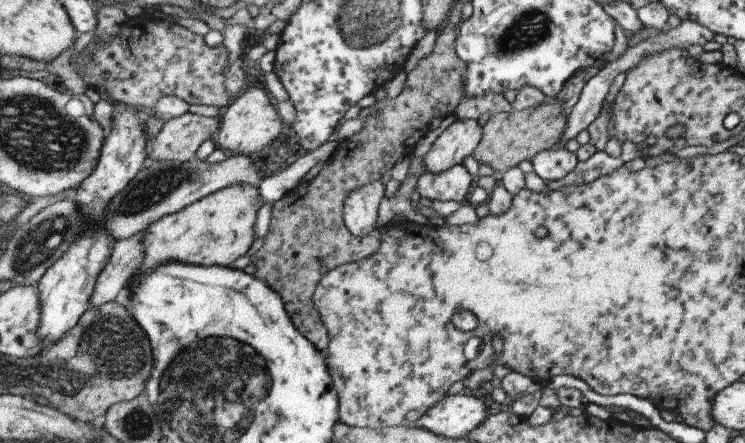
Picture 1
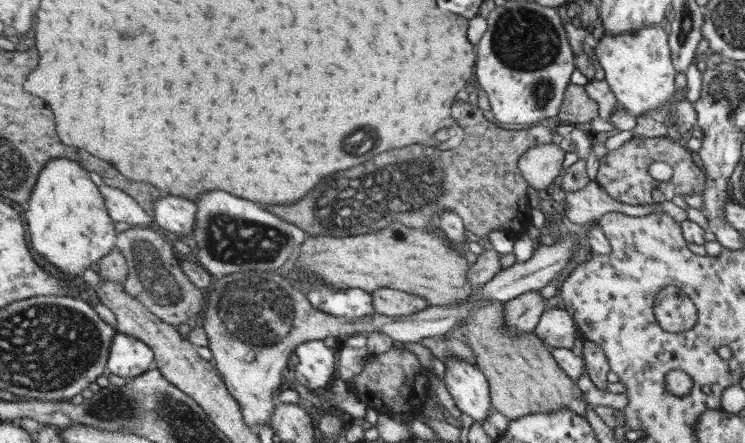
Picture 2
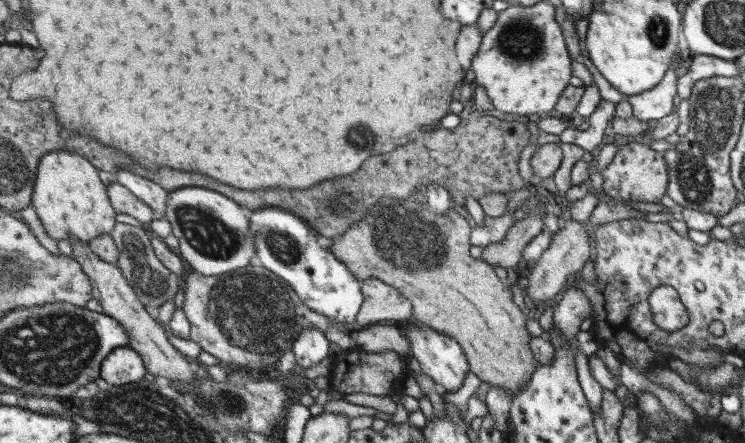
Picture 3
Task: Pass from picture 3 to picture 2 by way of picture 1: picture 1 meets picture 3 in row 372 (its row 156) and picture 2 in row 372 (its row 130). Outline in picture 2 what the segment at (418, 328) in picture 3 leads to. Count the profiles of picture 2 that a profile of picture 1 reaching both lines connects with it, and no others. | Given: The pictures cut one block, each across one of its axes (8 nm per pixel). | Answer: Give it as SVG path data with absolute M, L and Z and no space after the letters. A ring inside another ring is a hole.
M445 360L445 372L441 382L451 394L455 406L473 418L473 422L483 424L487 420L487 408L491 406L489 382L483 372L463 360Z

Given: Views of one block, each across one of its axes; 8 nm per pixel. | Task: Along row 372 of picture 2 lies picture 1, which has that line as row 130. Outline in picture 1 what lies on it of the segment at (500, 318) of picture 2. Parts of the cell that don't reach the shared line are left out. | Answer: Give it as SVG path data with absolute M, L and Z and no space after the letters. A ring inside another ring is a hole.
M547 100L531 110L511 110L505 114L493 114L483 126L483 140L475 148L475 160L479 164L489 164L495 170L495 176L505 174L511 168L517 168L521 160L531 160L543 150L553 150L559 146L567 126L567 114L559 102Z

